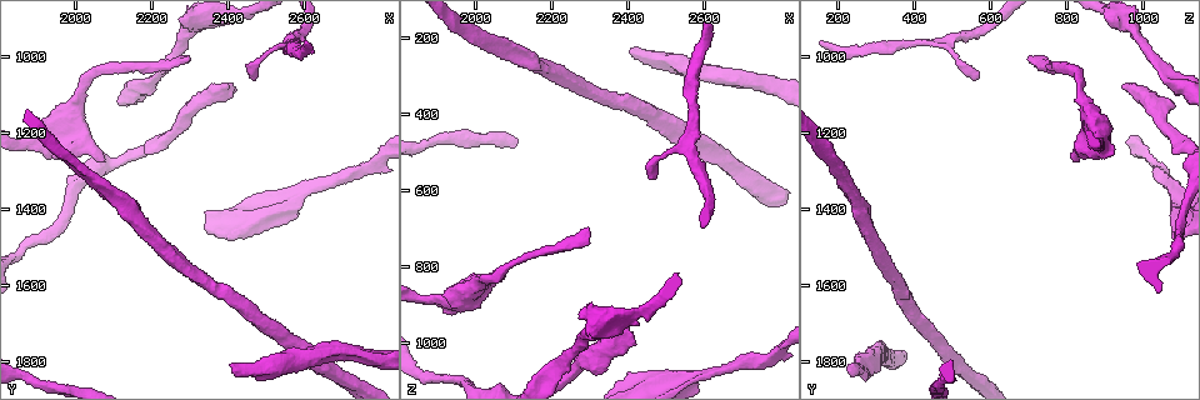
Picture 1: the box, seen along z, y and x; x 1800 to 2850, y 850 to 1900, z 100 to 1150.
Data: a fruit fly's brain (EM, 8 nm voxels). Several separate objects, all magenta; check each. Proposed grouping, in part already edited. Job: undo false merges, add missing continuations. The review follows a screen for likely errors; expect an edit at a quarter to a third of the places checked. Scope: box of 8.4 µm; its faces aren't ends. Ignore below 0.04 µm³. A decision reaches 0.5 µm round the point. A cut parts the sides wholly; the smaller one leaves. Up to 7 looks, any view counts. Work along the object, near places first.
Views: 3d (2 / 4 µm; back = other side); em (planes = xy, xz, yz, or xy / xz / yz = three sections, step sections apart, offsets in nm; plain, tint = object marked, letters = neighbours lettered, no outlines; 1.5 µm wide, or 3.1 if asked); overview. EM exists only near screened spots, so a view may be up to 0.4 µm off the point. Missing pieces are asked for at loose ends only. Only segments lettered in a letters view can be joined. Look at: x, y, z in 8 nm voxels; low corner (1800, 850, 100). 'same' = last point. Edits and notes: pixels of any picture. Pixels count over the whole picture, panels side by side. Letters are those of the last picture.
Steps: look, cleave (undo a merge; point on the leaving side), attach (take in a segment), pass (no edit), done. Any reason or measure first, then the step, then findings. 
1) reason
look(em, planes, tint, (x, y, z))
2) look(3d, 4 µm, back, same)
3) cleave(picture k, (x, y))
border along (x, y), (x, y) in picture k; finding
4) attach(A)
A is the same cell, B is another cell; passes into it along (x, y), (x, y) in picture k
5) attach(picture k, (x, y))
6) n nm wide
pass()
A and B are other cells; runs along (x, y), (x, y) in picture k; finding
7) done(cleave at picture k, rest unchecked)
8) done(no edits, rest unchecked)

free end
look(3d, 2 µm, (2395, 1070, 950))

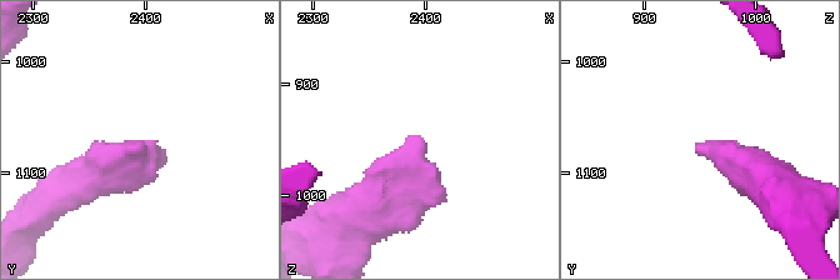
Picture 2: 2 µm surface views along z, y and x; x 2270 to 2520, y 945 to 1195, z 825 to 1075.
shape alone is not enough
look(em, planes, tint, (2398, 1074, 950))

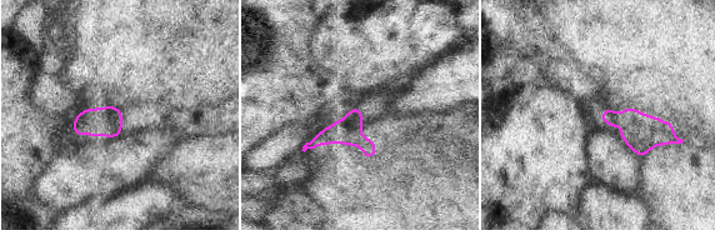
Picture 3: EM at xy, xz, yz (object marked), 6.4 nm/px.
look(em, planes, letters, same)

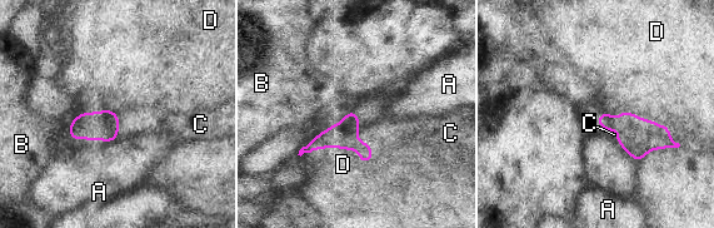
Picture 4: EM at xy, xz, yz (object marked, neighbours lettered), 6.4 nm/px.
attach(C)
C is the same cell, A, B and D are other cells; passes into it along (343, 134), (364, 143), (385, 134) in picture 4; the neuron continues

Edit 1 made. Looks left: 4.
free end
look(em, xz, step 4, letters, (2075, 1270, 825))

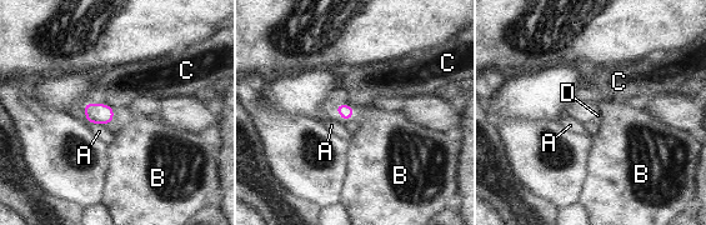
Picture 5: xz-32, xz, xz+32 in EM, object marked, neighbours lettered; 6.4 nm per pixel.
attach(D)
D is the same cell, A, B and C are other cells; the neuron continues

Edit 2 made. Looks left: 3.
branch stops here
look(em, planes, letters, (2405, 1805, 230))

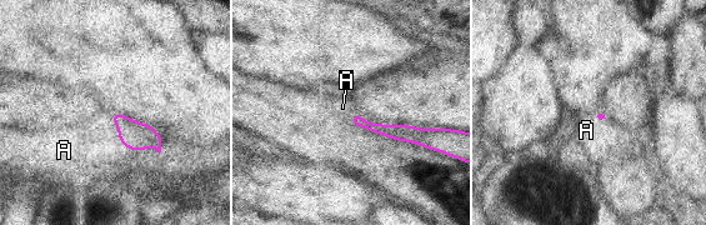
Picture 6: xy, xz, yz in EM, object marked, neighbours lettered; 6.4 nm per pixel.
attach(A)
A is the same cell; the neuron continues

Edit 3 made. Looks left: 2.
done(attach at picture 4, attach at picture 5, attach at picture 6, rest unchecked)

